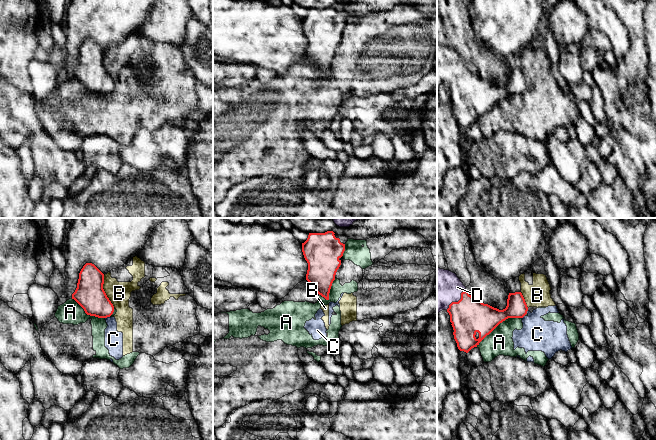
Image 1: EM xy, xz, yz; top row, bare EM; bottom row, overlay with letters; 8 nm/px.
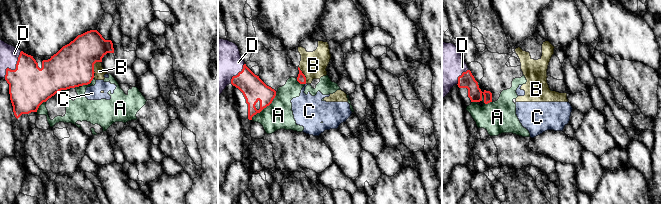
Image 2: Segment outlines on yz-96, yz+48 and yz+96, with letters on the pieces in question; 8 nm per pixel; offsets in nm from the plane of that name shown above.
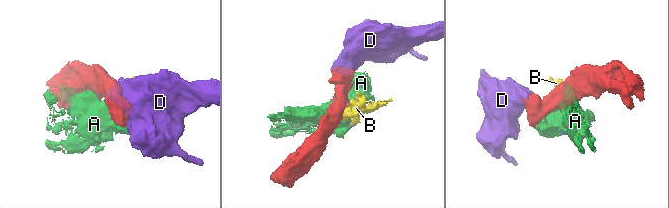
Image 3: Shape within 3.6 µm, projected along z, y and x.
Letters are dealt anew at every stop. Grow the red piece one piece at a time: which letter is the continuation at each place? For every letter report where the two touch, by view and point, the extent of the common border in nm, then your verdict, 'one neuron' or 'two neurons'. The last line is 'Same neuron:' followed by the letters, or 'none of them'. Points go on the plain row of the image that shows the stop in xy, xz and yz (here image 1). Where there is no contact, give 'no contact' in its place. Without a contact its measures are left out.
A: yz (498, 100) | 420 nm | two neurons
B: xy (104, 67) | 280 nm | two neurons
C: xy (107, 92) | 40 nm | two neurons
D: yz (458, 77) | 220 nm | one neuron
Same neuron: D

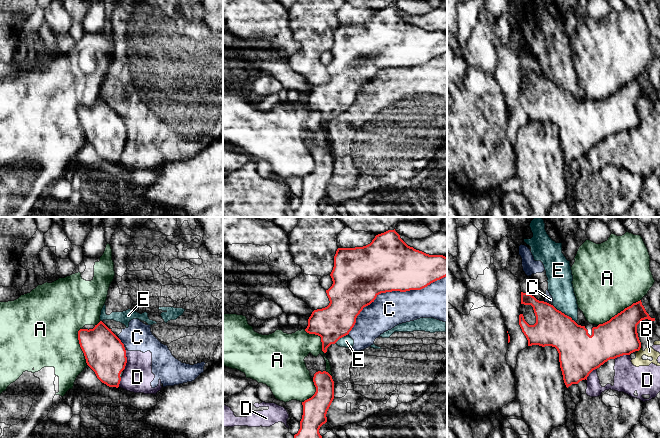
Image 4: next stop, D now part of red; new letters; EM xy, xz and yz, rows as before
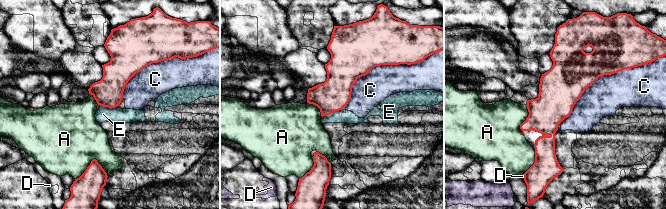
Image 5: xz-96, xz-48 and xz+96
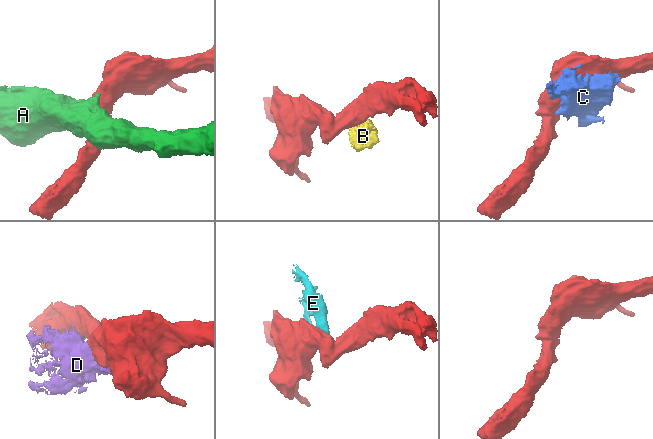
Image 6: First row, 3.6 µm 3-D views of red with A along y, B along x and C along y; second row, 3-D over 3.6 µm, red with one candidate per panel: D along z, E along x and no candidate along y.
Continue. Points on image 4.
A: yz (620, 88) | 400 nm | two neurons
B: yz (639, 125) | 40 nm | two neurons
C: xz (391, 67) | 900 nm | two neurons
D: xy (126, 133) | 200 nm | two neurons
E: yz (563, 89) | 240 nm | two neurons
Same neuron: none of them

